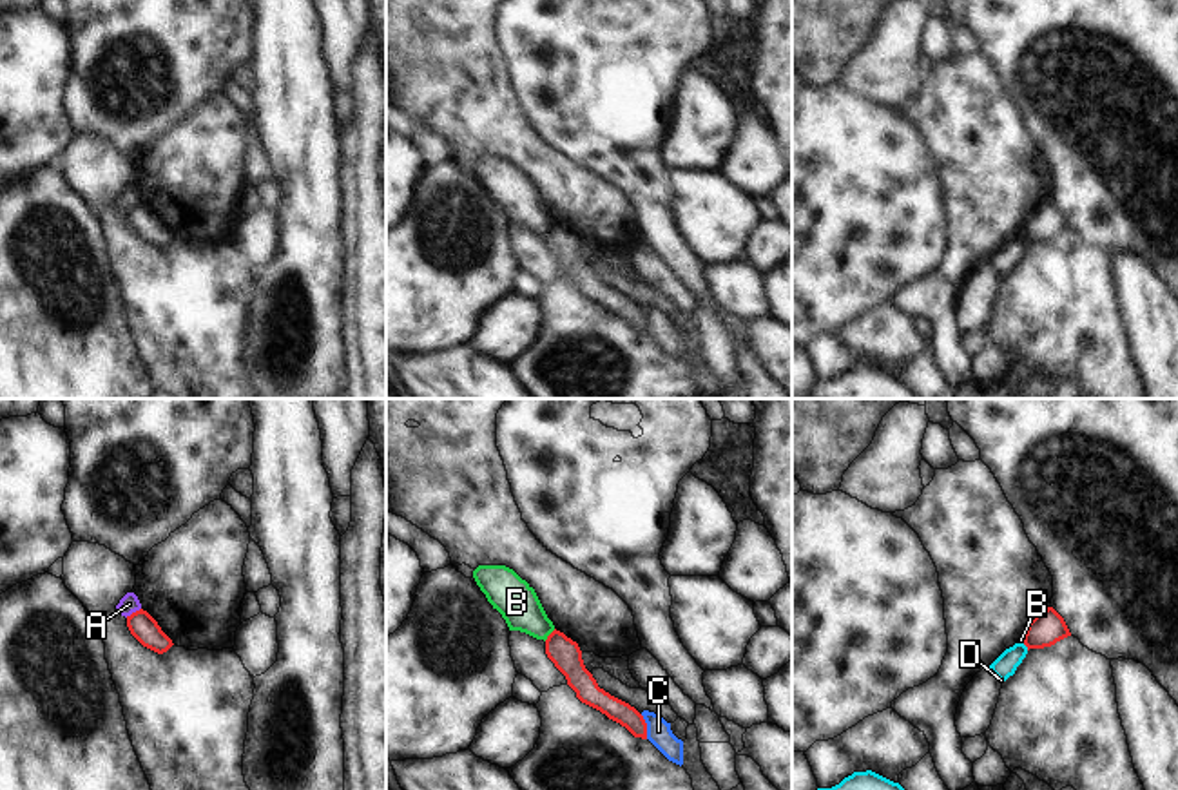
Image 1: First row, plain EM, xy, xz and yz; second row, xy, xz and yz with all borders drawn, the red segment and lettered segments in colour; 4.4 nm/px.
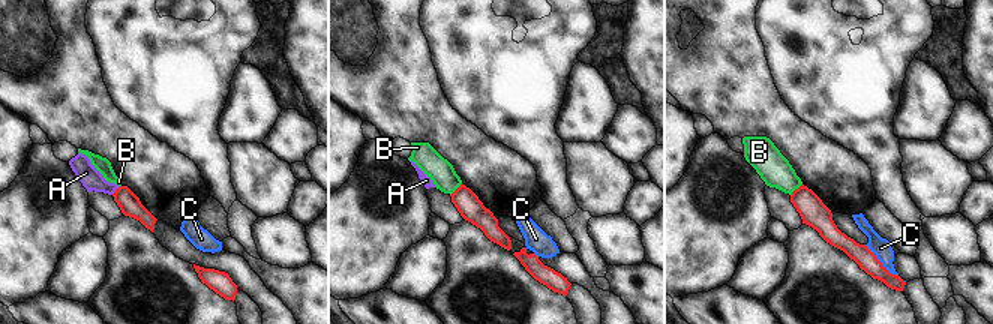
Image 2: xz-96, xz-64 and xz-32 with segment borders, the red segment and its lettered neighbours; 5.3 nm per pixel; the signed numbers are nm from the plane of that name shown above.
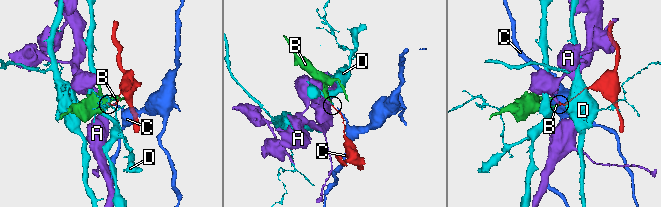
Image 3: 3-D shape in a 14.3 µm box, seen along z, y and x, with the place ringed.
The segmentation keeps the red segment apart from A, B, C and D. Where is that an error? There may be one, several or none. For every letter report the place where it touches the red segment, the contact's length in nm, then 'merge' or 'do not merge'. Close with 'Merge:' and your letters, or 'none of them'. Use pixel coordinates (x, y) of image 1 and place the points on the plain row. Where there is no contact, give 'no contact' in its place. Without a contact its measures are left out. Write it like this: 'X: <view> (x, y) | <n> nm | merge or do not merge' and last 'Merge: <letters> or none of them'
A: xy (133, 207) | 80 nm | do not merge
B: xz (550, 229) | 80 nm | do not merge
C: xz (646, 321) | 120 nm | do not merge
D: yz (1026, 240) | 40 nm | do not merge
Merge: none of them

